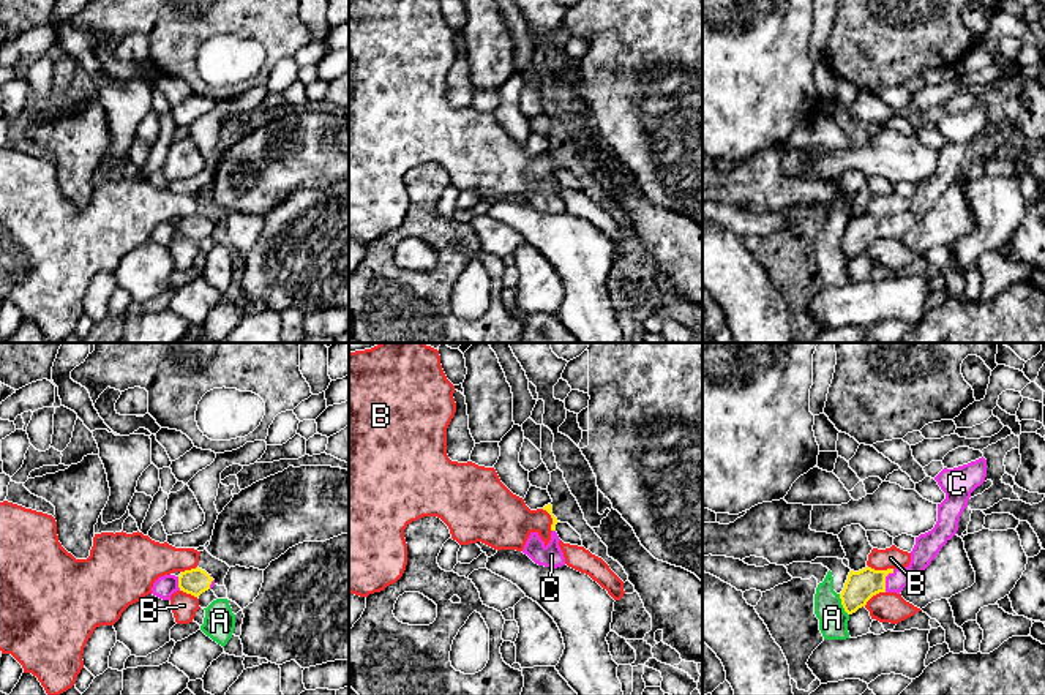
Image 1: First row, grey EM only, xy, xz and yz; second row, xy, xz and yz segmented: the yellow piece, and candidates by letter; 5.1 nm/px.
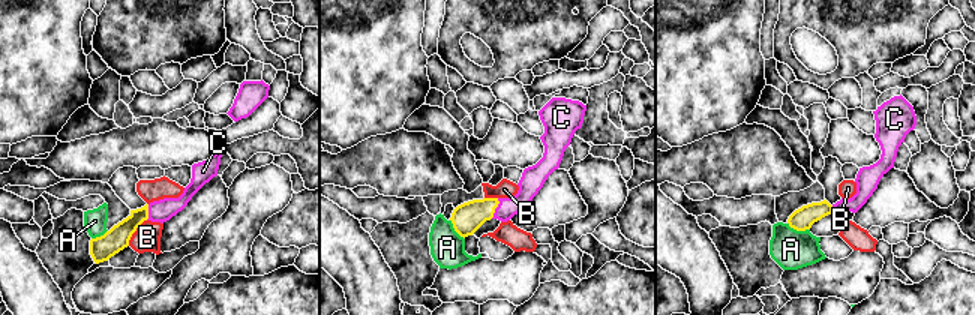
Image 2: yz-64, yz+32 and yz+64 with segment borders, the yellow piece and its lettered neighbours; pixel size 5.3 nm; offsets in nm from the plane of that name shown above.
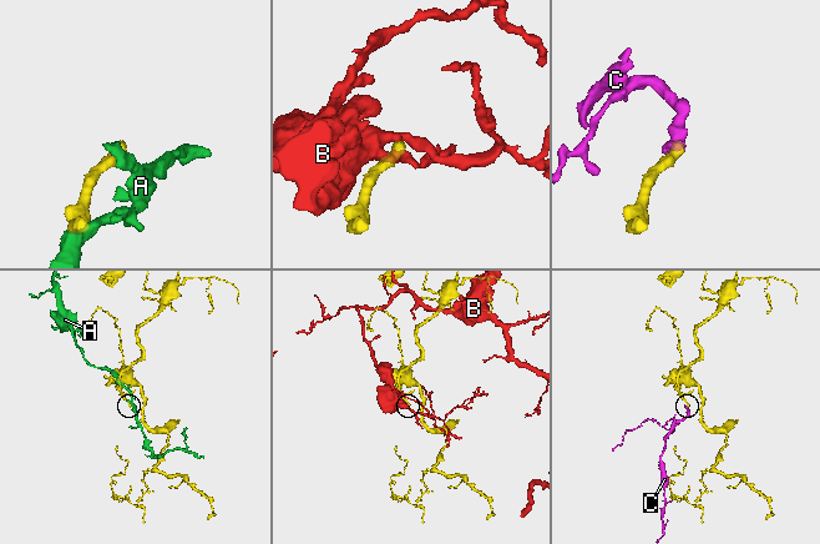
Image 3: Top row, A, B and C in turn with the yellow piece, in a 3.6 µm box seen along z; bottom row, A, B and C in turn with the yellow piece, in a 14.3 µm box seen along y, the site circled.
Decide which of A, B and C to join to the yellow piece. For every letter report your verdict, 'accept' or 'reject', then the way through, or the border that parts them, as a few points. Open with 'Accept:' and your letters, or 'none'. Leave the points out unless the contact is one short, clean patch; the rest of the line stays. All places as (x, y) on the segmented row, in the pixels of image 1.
Accept: C
A: reject
B: reject
C: accept | across yz (861, 586), (868, 582), (884, 580), (903, 577), (924, 552)

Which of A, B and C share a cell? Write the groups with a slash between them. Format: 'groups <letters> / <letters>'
groups A / B / C

